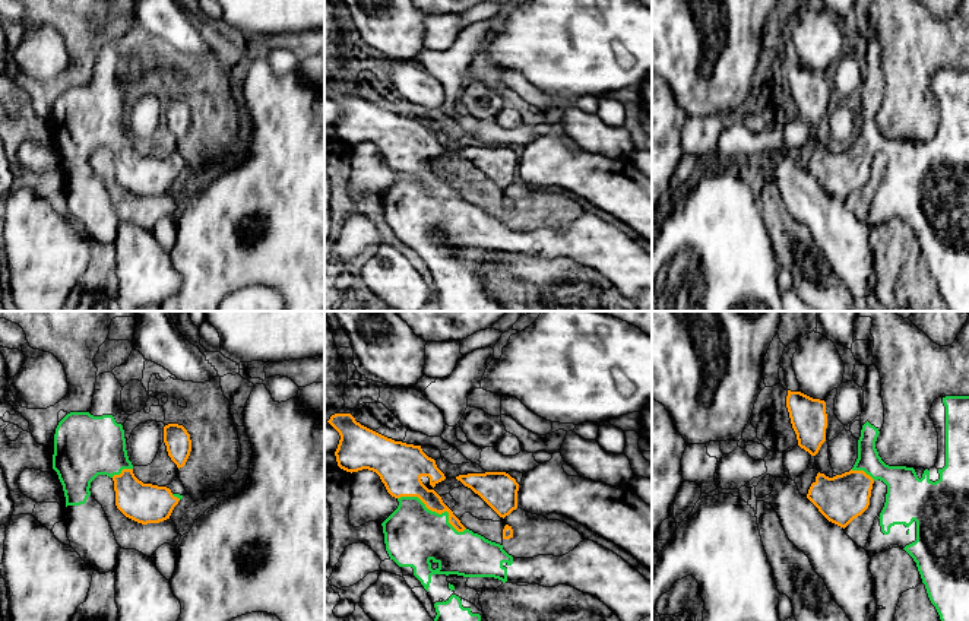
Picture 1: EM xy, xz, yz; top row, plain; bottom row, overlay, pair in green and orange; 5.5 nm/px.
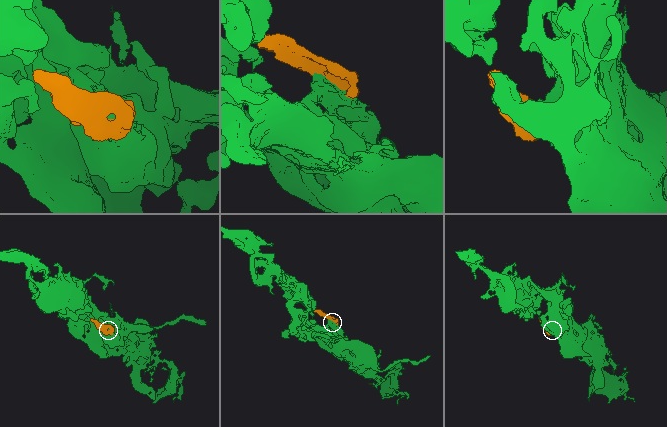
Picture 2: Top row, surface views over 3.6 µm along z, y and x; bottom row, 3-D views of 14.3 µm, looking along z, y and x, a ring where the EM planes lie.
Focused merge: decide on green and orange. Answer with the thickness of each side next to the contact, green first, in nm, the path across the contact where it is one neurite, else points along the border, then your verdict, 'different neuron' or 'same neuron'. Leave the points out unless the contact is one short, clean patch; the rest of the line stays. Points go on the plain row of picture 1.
320/190 nm | same neuron

